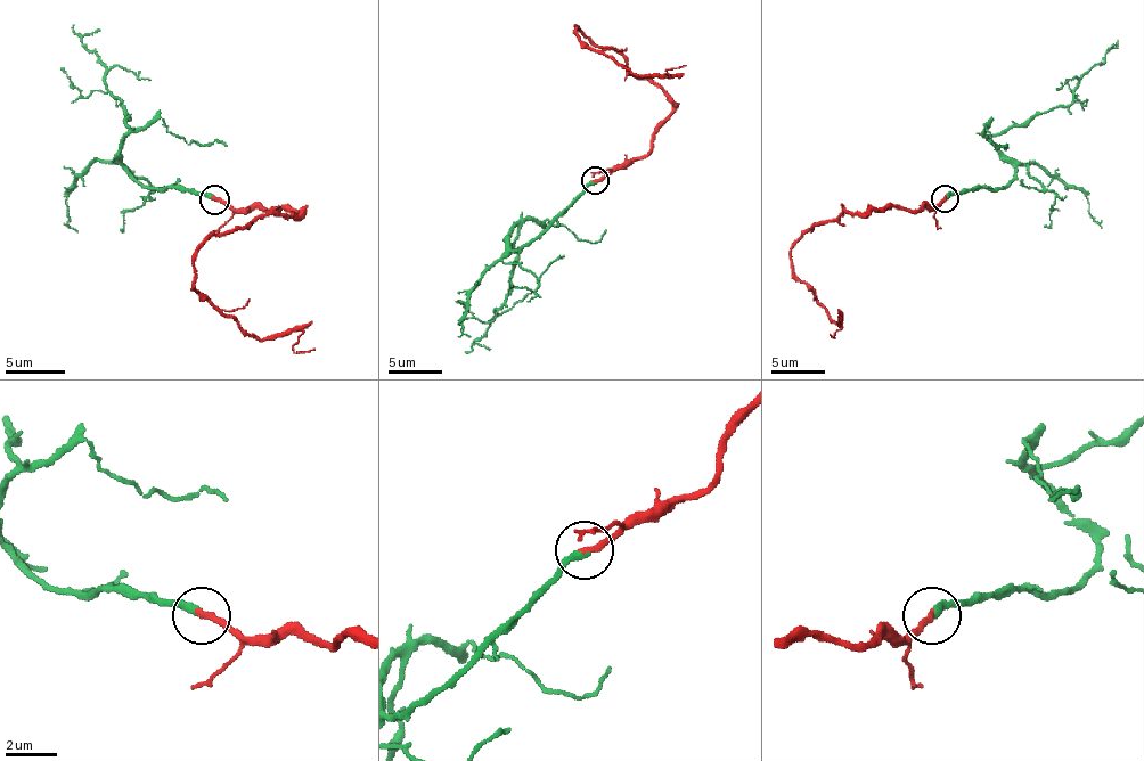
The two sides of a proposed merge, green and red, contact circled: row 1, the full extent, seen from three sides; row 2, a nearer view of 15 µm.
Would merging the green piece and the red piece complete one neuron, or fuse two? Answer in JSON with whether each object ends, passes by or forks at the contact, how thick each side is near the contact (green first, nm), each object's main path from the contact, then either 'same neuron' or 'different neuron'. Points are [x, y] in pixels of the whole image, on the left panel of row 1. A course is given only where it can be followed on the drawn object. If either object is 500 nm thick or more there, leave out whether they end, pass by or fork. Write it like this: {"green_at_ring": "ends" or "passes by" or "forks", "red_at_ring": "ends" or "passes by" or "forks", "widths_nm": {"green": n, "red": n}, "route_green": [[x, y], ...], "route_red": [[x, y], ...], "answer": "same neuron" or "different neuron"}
{"green_at_ring": "ends", "red_at_ring": "ends", "widths_nm": {"green": 300, "red": 280}, "route_green": [[213, 198], [169, 187], [148, 189], [121, 163], [127, 117], [106, 88], [106, 67], [82, 40], [100, 29]], "route_red": [[213, 198], [300, 213], [213, 234], [193, 258], [193, 285], [259, 338], [297, 329], [294, 348], [315, 348]], "answer": "same neuron"}

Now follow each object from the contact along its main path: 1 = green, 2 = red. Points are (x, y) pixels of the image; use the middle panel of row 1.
1: (594, 180), (521, 251), (511, 247), (511, 231), (519, 229), (505, 304), (475, 343), (491, 348)
2: (594, 180), (648, 153), (672, 101), (575, 25), (575, 33), (635, 74), (672, 76), (668, 72), (686, 66)

